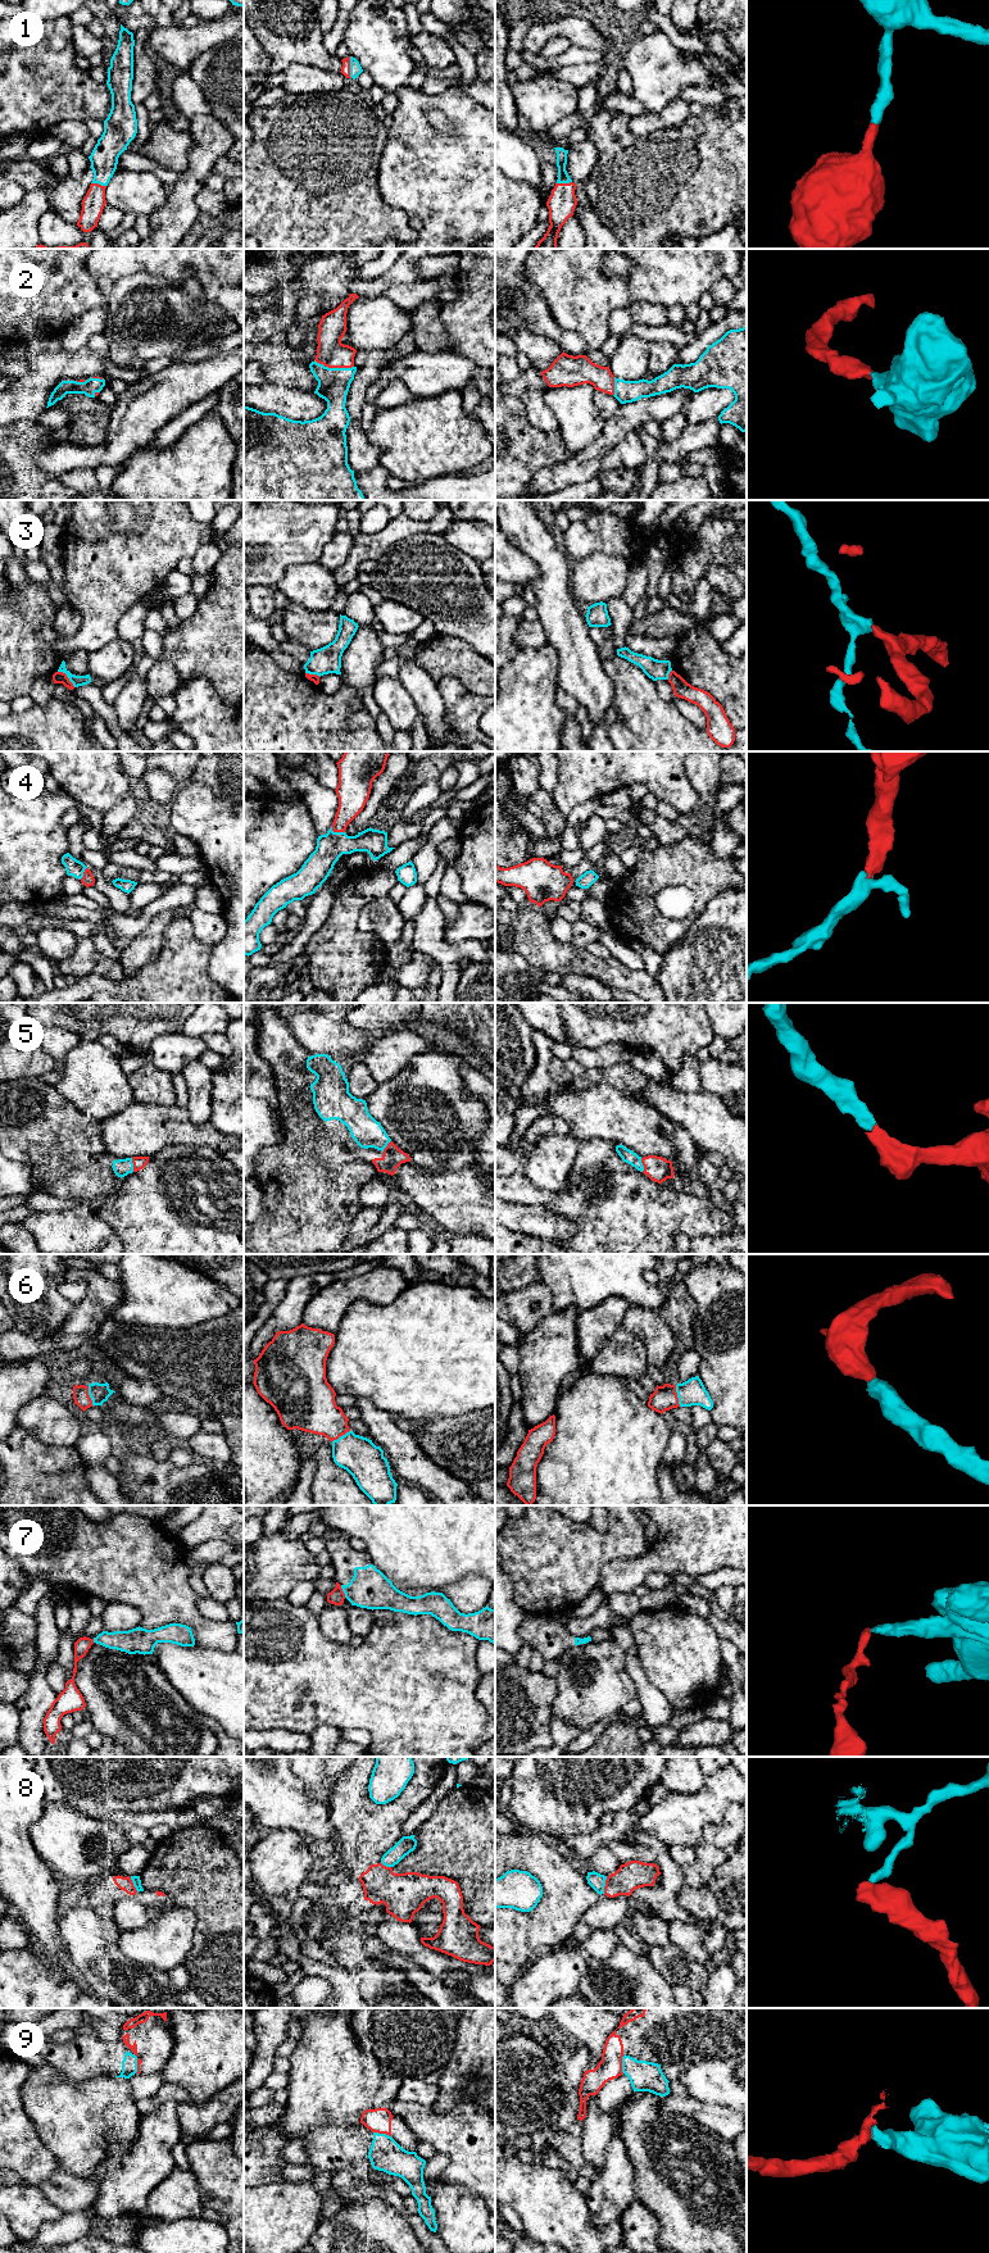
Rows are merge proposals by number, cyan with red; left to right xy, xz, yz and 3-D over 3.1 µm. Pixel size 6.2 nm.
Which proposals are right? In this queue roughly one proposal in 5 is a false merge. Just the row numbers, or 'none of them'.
1, 2, 4, 5, 6

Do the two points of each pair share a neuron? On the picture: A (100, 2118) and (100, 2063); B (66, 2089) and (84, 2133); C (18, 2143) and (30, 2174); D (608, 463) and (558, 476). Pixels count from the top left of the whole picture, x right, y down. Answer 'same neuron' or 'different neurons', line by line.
A: different neurons
B: same neuron
C: same neuron
D: different neurons

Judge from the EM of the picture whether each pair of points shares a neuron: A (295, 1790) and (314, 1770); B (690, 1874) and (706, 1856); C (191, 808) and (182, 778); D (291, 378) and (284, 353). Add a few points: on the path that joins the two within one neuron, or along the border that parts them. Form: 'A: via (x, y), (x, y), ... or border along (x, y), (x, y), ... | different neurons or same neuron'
A: border along (293, 1770), (313, 1798), (326, 1802) | different neurons
B: via (694, 1870), (704, 1859) | same neuron
C: border along (189, 782), (178, 787) | different neurons
D: border along (308, 364), (300, 360), (281, 359), (262, 366) | different neurons

